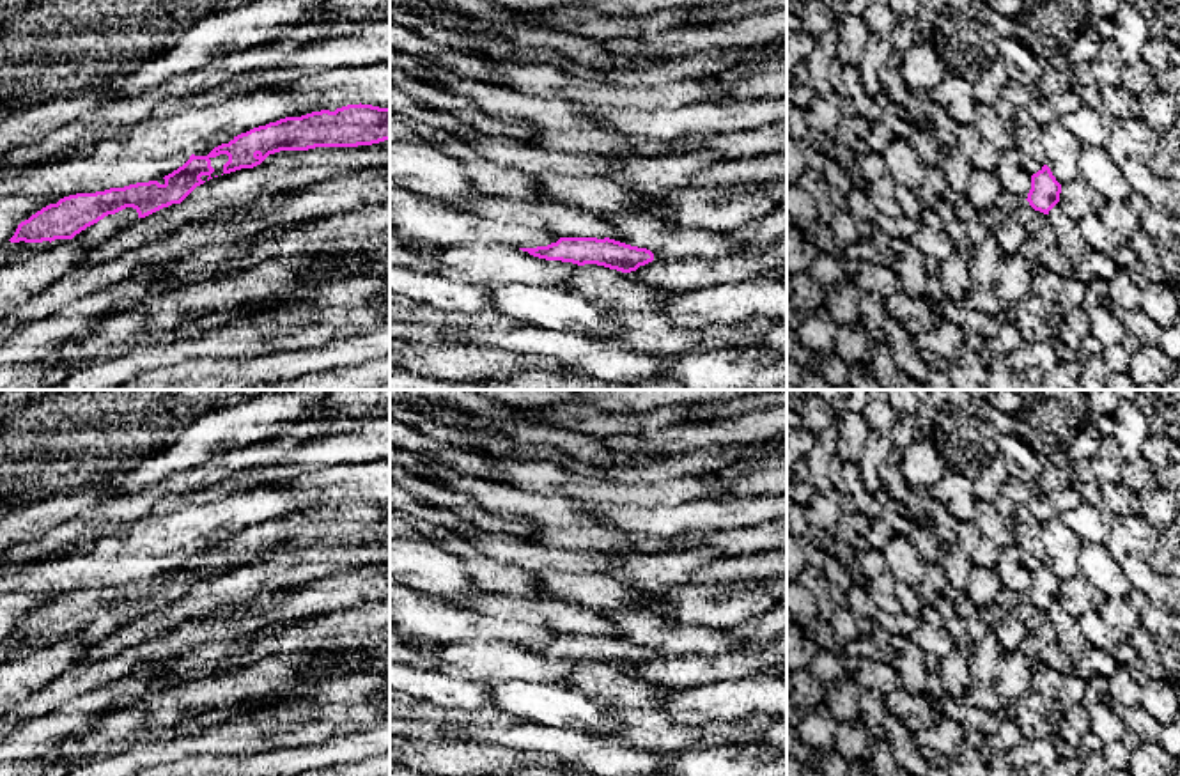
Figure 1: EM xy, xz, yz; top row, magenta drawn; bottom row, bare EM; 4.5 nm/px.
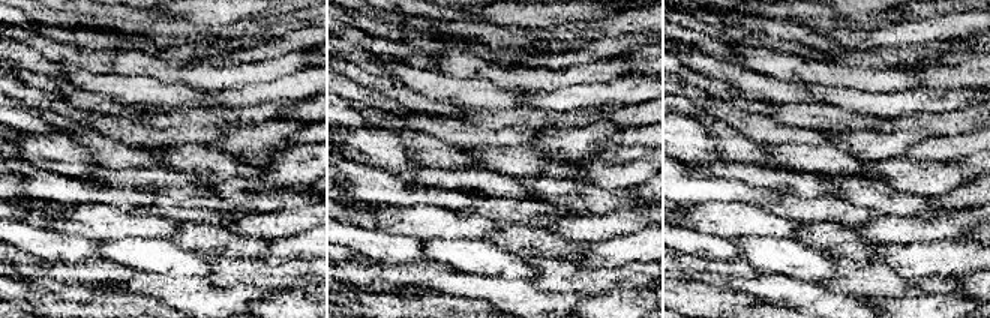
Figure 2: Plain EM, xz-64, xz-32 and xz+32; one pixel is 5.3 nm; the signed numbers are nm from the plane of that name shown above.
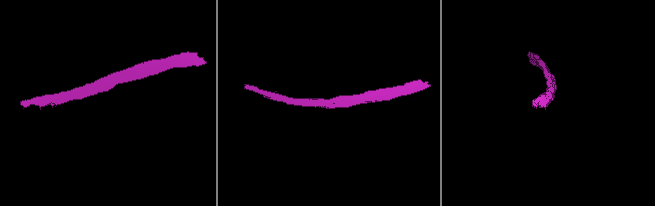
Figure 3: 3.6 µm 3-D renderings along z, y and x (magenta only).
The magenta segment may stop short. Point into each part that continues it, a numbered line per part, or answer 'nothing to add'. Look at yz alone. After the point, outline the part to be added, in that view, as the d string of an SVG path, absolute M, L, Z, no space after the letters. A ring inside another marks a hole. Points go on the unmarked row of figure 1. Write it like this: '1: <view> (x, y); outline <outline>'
nothing to add

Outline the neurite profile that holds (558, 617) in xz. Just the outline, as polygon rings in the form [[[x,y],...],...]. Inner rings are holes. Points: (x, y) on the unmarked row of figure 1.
[[[482,592],[477,597],[450,599],[455,606],[478,611],[501,622],[521,622],[544,627],[555,634],[611,634],[613,625],[604,618],[604,611],[563,602],[549,597],[521,599]]]

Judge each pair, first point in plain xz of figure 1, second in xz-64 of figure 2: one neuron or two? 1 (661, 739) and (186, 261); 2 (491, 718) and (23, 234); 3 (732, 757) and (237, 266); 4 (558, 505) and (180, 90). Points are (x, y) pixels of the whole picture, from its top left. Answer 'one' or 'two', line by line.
1: two
2: two
3: one
4: one

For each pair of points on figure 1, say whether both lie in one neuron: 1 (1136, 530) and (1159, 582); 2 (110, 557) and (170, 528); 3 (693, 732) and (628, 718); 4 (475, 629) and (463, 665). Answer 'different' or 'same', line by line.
1: same
2: same
3: same
4: different

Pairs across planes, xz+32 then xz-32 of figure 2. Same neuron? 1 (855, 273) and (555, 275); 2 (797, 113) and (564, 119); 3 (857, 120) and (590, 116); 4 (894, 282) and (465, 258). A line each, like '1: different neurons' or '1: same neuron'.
1: same neuron
2: same neuron
3: same neuron
4: different neurons

